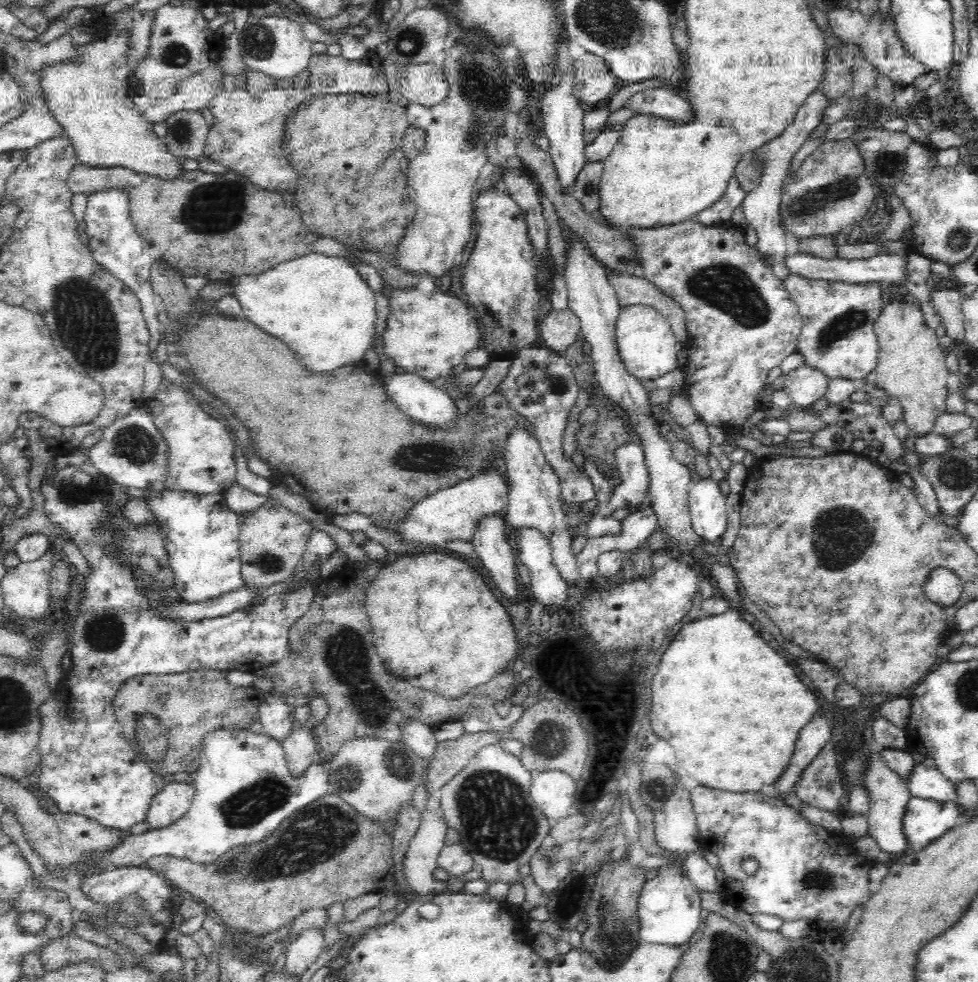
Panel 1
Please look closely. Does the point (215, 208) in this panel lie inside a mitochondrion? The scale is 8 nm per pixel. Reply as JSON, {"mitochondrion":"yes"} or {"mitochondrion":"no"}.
{"mitochondrion":"yes"}

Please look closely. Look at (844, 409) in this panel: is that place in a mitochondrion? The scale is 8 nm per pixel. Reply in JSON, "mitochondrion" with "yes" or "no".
{"mitochondrion":"no"}

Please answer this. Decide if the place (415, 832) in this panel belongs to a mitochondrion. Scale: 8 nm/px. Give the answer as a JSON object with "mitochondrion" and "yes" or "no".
{"mitochondrion":"no"}

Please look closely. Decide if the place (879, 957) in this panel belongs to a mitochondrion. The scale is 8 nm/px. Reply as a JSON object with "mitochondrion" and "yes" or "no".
{"mitochondrion":"no"}

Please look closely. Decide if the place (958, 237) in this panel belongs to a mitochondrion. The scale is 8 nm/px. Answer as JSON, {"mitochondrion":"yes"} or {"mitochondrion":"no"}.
{"mitochondrion":"yes"}

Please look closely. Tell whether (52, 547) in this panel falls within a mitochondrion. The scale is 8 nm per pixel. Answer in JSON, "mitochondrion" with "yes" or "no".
{"mitochondrion":"no"}

